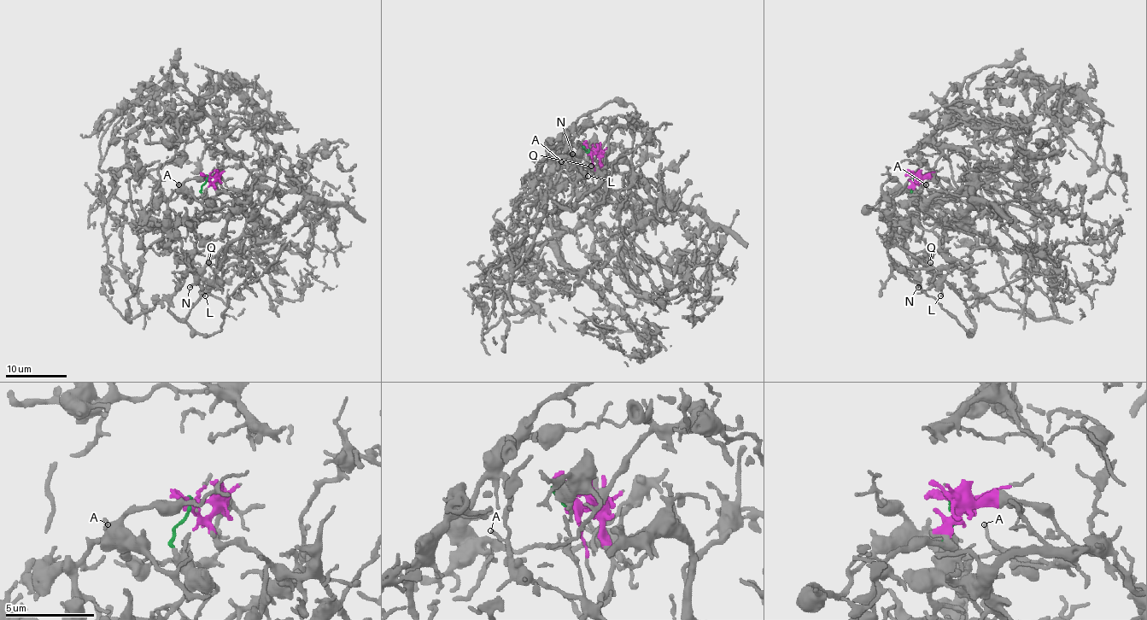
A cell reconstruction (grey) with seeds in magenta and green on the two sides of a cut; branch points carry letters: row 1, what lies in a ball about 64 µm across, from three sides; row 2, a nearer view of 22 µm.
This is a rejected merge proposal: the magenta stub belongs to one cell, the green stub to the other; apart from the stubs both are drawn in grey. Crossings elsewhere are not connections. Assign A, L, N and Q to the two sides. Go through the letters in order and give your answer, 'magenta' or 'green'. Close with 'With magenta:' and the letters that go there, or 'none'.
A: magenta
L: magenta
N: green
Q: magenta
With magenta: A, L, Q

